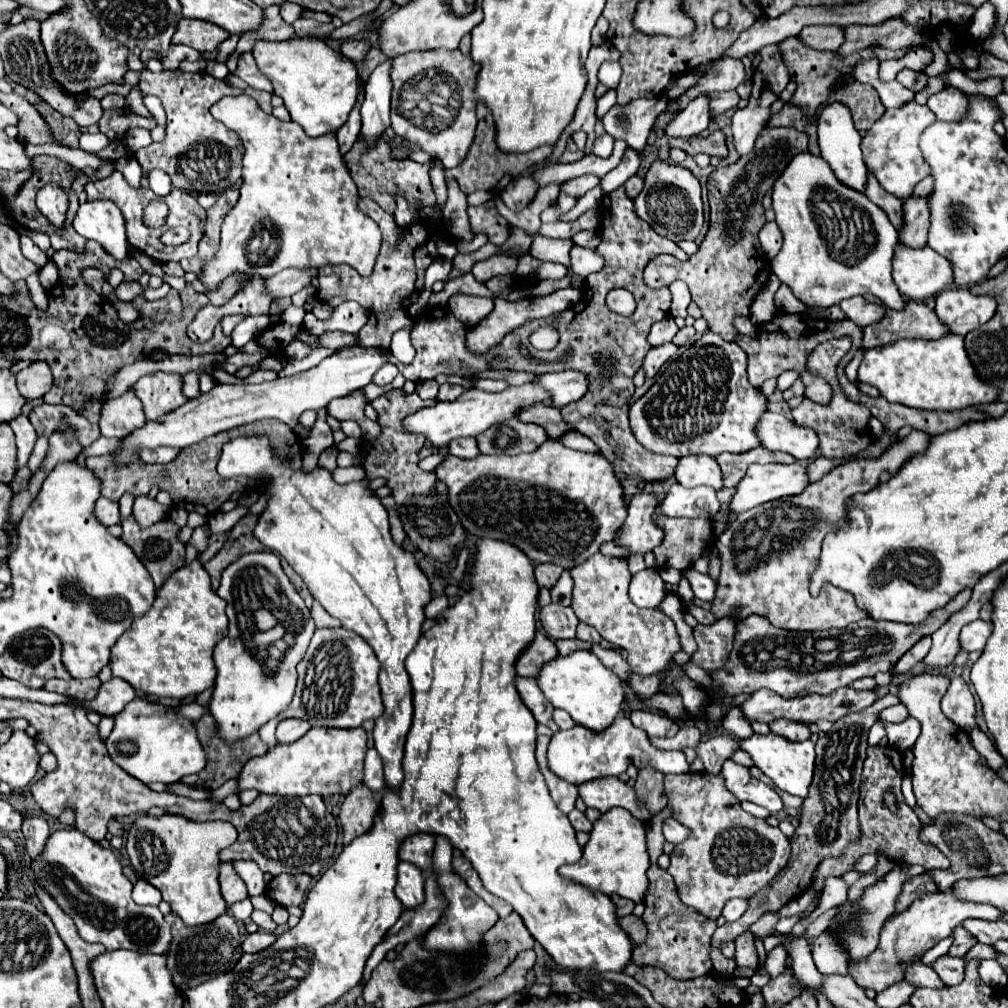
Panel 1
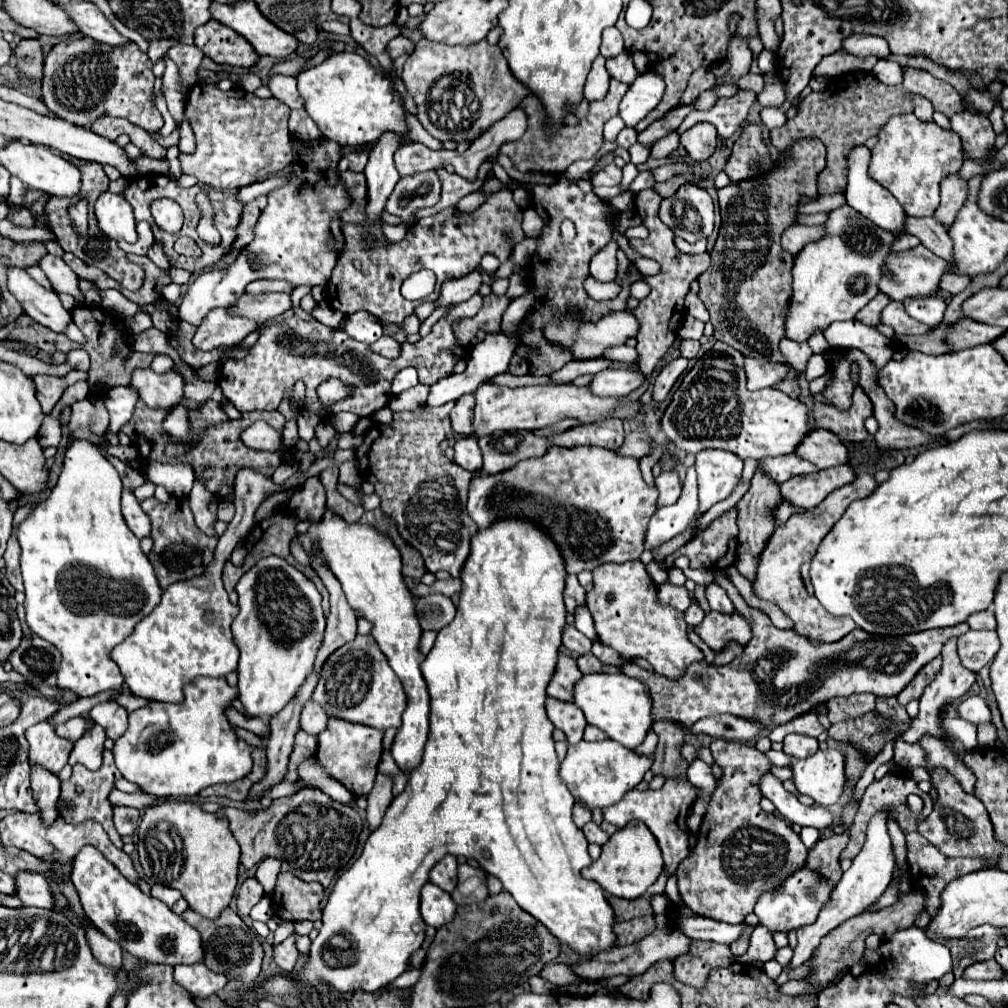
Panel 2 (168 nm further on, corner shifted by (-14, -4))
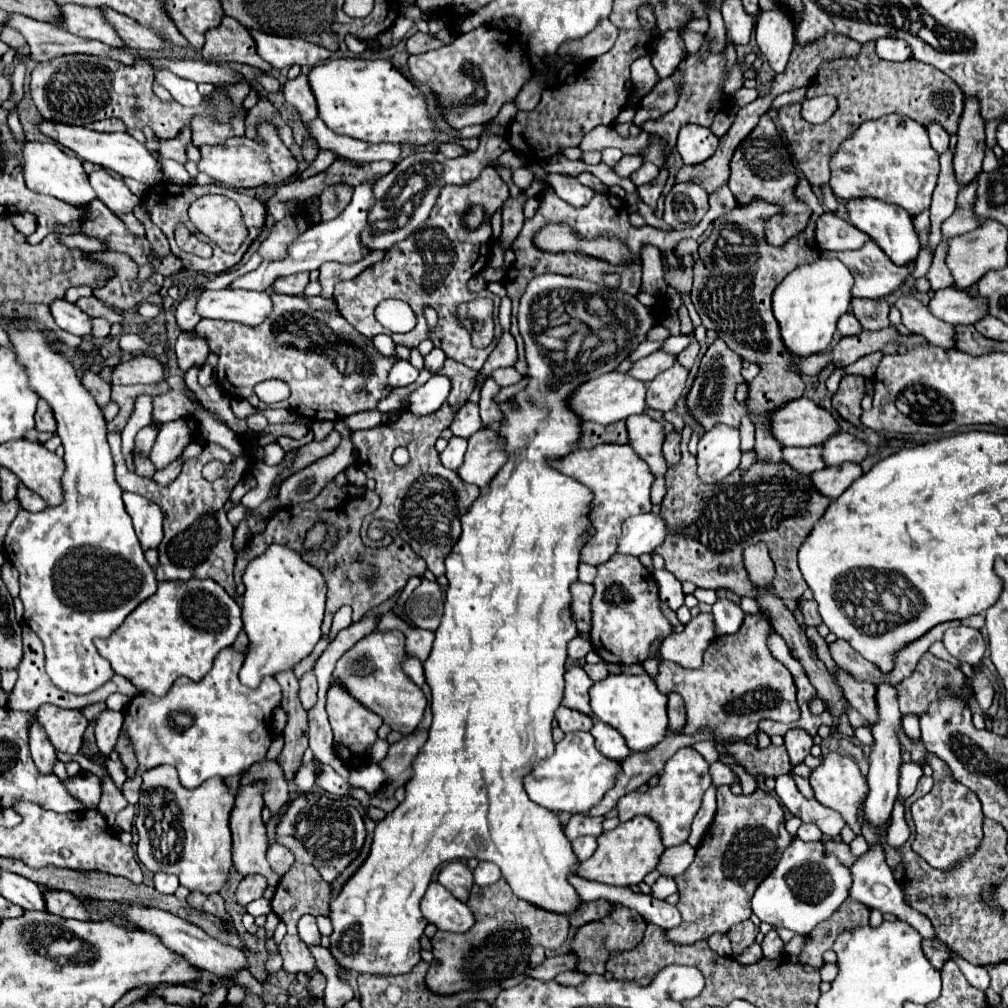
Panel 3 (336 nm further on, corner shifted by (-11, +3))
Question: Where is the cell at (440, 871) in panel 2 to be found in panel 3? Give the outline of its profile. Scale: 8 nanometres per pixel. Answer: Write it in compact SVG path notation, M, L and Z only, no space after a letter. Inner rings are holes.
M449 862L439 872L439 882L461 902L467 902L473 888L473 872L465 862Z

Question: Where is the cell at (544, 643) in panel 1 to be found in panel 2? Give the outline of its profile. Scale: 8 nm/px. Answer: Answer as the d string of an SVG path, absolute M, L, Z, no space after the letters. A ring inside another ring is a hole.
M560 653L554 677L550 679L550 685L548 685L548 695L560 701L572 701L572 687L574 687L574 681L578 681L580 677L582 677L582 671L576 667L576 661L570 655Z

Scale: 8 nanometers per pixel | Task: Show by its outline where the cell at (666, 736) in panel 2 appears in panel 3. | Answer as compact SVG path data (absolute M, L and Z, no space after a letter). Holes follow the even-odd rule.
M675 692L669 694L667 712L669 712L669 732L681 730L685 726L685 708L683 708L683 698L679 698L679 694Z

